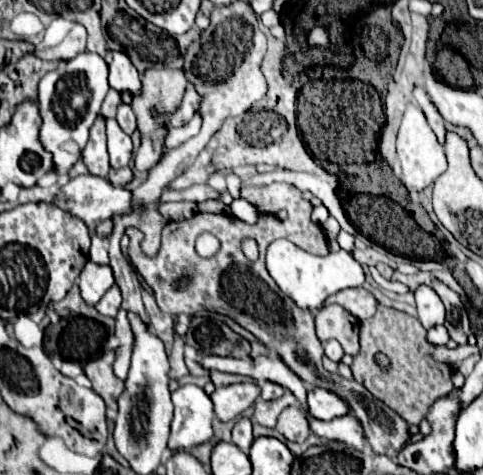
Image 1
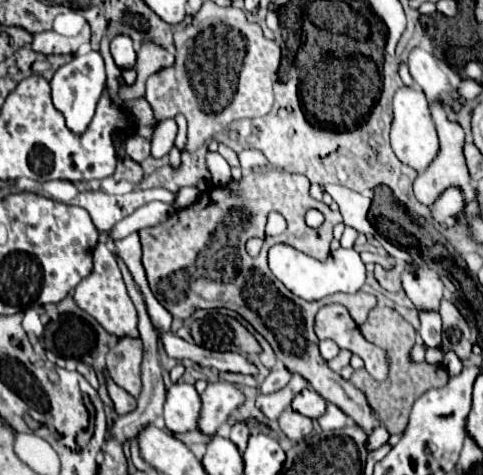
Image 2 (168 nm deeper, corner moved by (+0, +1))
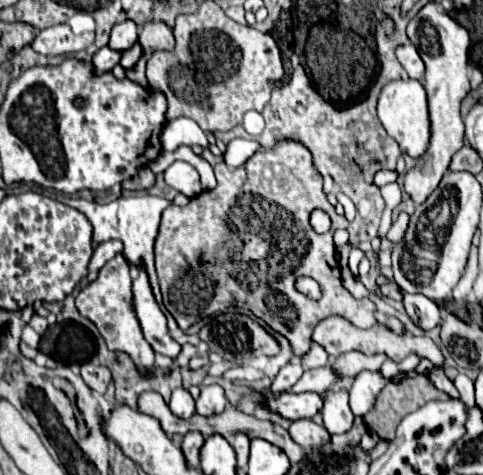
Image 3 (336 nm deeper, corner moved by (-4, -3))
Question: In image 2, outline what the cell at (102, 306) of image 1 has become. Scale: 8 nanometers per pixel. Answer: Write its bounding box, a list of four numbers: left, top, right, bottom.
[75,242,137,336]

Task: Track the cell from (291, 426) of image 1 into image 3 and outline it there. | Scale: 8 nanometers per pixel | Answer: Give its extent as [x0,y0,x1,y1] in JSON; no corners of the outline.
[289,418,331,448]

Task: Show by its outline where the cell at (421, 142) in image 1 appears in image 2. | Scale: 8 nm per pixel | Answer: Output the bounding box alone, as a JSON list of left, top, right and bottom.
[391,88,439,172]

